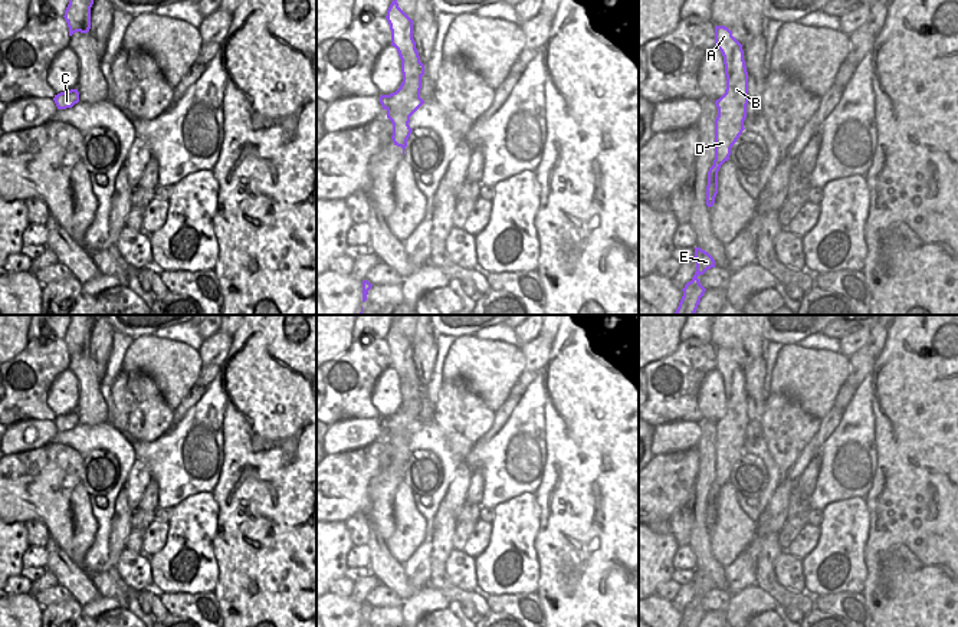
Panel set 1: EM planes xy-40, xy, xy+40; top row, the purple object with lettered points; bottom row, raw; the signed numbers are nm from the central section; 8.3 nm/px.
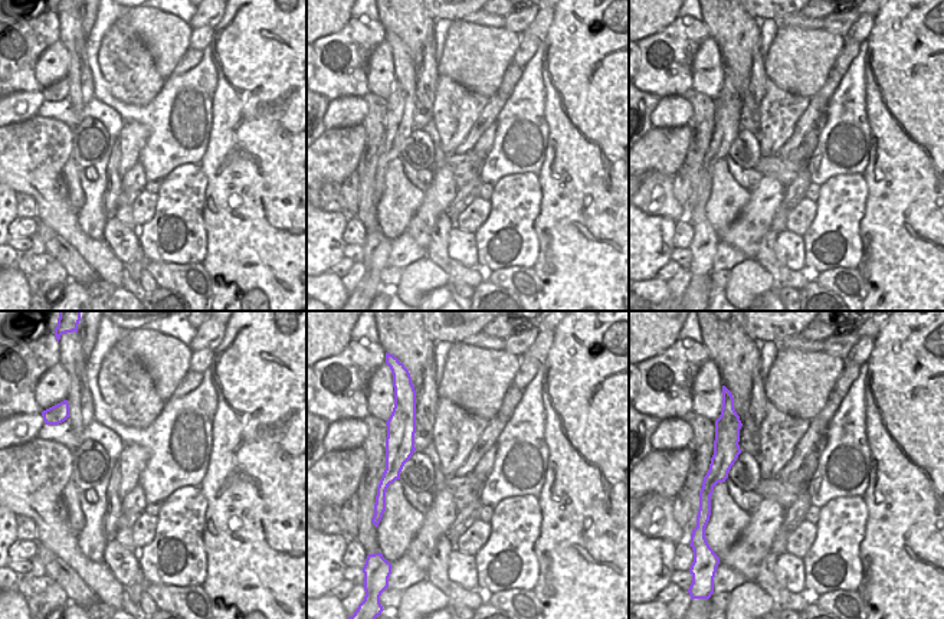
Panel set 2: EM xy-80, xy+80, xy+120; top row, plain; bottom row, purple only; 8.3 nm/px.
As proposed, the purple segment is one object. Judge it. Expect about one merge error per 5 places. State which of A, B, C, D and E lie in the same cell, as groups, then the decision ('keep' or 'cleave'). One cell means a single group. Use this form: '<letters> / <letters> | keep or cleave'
A B D E / C | cleave

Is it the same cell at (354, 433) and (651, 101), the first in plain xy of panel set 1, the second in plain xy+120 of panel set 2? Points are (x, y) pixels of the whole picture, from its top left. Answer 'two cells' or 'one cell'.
two cells

